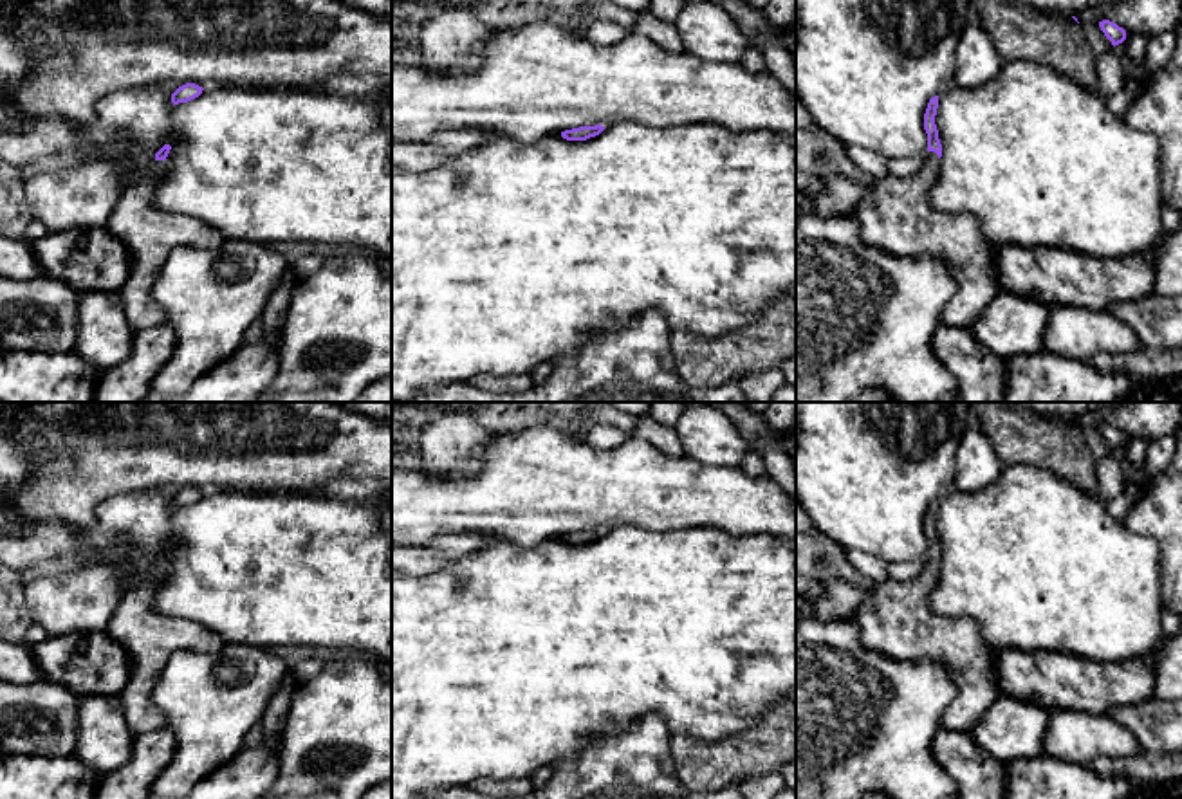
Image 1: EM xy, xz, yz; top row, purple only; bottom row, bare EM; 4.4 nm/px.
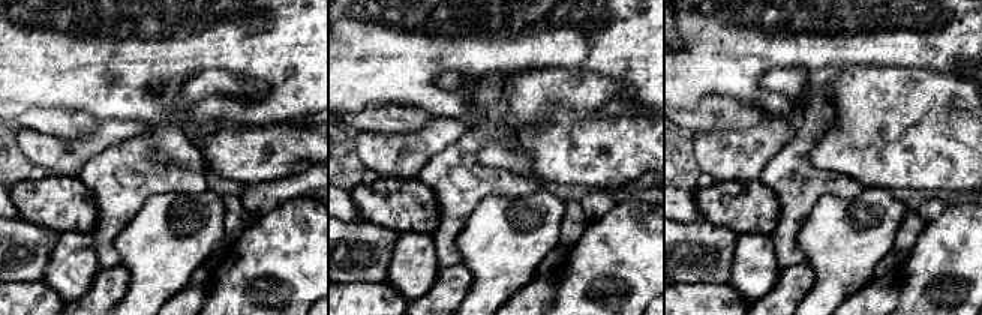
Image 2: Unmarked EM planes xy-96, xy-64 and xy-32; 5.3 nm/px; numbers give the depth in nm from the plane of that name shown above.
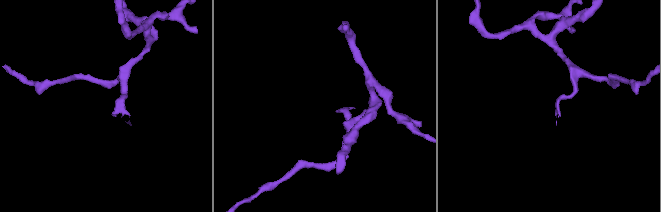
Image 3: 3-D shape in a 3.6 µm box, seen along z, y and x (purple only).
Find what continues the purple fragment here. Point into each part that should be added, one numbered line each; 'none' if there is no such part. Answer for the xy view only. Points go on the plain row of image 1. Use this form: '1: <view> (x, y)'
none

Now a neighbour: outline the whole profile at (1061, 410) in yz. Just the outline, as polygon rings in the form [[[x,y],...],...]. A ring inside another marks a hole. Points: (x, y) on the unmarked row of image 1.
[[[1005,402],[1005,404],[1014,411],[1030,411],[1065,420],[1076,420],[1079,415],[1115,408],[1119,402]]]

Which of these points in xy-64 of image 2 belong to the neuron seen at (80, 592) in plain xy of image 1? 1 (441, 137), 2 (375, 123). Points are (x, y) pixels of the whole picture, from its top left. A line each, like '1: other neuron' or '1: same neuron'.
1: same neuron
2: other neuron

